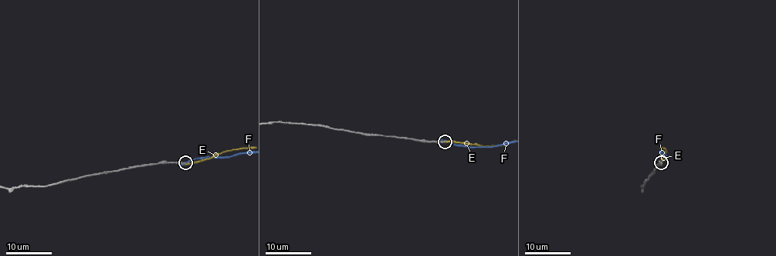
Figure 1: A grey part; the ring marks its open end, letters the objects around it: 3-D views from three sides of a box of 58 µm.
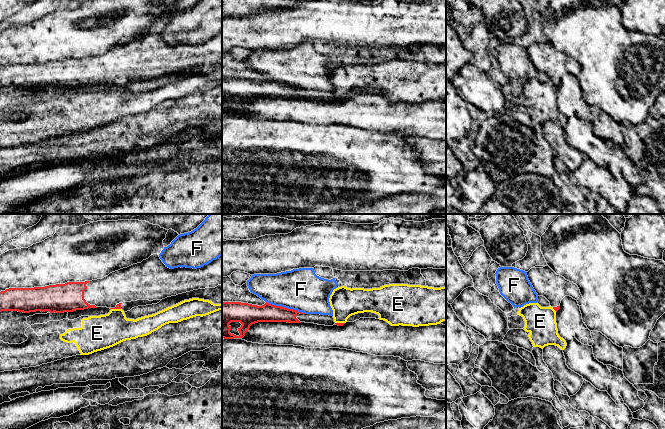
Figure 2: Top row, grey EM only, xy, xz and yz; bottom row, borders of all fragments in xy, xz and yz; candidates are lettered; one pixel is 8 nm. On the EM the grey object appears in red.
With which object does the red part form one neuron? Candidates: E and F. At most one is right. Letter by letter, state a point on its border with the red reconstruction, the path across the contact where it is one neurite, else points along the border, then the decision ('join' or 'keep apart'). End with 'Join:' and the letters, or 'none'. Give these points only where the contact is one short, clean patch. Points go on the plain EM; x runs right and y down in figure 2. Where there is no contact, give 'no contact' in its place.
E: meets red in xy at (116, 84); border along xy (111, 84), (120, 85); keep apart
F: meets red in xz at (286, 84); keep apart
Join: none

